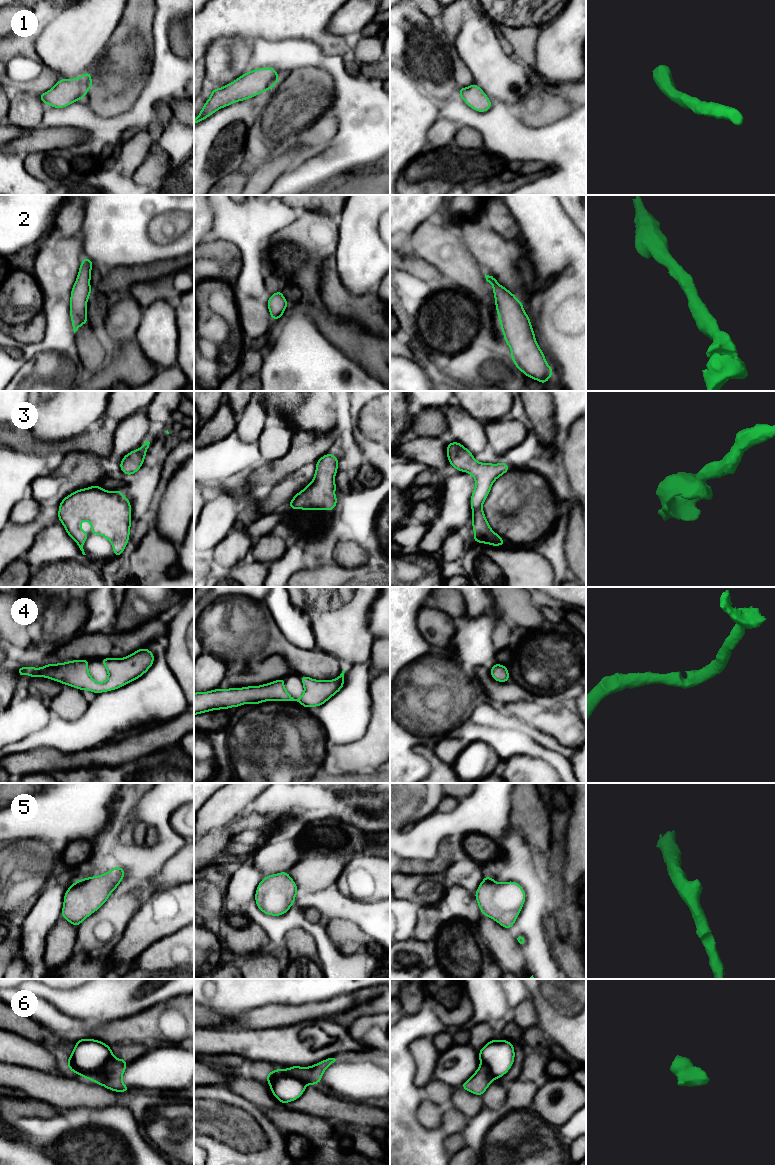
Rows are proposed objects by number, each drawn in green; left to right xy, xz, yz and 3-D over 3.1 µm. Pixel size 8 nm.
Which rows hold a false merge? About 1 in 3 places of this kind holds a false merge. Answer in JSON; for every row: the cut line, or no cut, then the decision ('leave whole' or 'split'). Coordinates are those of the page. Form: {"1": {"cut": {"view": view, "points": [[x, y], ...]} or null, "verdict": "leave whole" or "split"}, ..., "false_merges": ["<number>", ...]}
{"1": {"cut": null, "verdict": "leave whole"}, "2": {"cut": null, "verdict": "leave whole"}, "3": {"cut": null, "verdict": "leave whole"}, "4": {"cut": null, "verdict": "leave whole"}, "5": {"cut": null, "verdict": "leave whole"}, "6": {"cut": {"view": "xy", "points": [[113, 1055], [94, 1076], [89, 1078]]}, "verdict": "split"}, "false_merges": ["6"]}

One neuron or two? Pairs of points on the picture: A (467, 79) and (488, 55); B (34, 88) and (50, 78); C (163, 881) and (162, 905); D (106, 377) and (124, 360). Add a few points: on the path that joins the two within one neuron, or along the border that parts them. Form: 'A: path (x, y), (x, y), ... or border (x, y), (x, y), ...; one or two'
A: border (458, 54), (470, 71), (475, 83); two
B: path (38, 86), (46, 80); one
C: border (183, 882), (165, 888), (158, 888), (143, 901); two
D: path (110, 374), (120, 364); one

